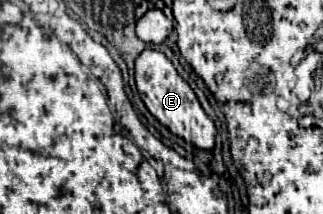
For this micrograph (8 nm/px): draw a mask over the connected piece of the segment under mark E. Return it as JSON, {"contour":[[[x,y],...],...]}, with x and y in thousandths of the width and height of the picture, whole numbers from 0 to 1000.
{"contour":[[[449,229],[418,285],[418,379],[424,379],[424,416],[430,416],[430,444],[449,481],[449,500],[498,584],[511,584],[536,631],[567,640],[579,668],[610,678],[616,696],[659,687],[659,668],[666,668],[659,565],[616,491],[598,416],[579,397],[579,379],[567,379],[567,360],[542,332],[536,294],[505,248],[492,248],[480,229]]]}

